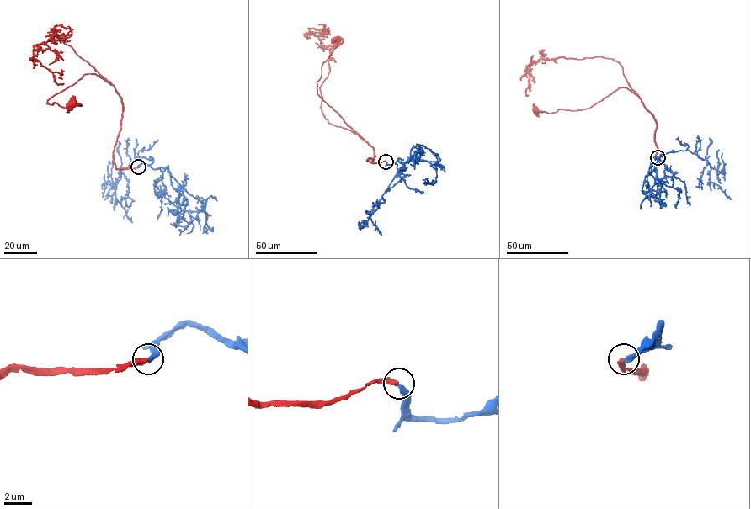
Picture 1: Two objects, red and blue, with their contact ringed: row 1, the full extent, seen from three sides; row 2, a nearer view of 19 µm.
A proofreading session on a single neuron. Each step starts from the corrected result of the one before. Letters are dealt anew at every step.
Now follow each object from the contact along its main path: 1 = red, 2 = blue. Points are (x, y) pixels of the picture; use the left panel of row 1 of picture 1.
1: (138, 167), (116, 168), (113, 161), (122, 103), (112, 84), (84, 74), (46, 103), (68, 106)
2: (138, 167), (141, 164), (151, 165), (153, 160), (137, 156), (121, 169), (116, 185), (115, 197), (132, 222)

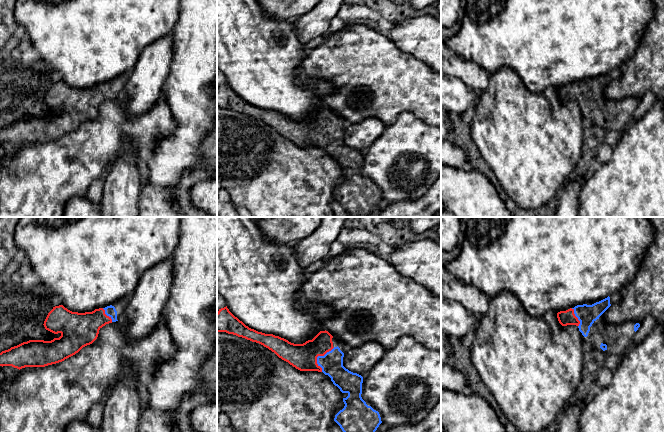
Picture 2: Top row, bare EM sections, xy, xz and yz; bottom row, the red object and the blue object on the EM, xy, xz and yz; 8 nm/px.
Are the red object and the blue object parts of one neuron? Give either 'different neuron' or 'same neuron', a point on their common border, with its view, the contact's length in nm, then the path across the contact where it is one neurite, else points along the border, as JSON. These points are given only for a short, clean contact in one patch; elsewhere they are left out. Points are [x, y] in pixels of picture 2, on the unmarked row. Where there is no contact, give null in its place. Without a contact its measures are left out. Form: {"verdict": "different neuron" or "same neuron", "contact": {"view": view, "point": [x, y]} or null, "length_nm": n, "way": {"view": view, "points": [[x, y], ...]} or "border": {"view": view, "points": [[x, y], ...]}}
{"verdict": "same neuron", "contact": {"view": "xz", "point": [318, 131]}, "length_nm": 220, "way": {"view": "xz", "points": [[303, 133], [318, 131], [326, 134], [331, 139]]}}

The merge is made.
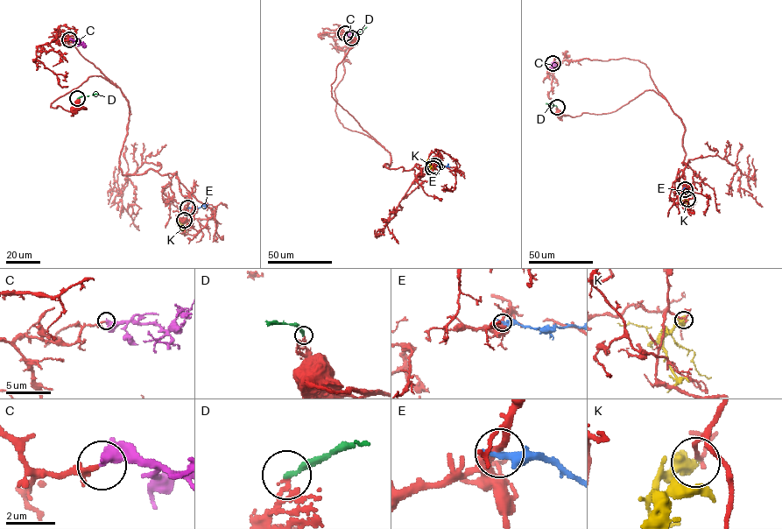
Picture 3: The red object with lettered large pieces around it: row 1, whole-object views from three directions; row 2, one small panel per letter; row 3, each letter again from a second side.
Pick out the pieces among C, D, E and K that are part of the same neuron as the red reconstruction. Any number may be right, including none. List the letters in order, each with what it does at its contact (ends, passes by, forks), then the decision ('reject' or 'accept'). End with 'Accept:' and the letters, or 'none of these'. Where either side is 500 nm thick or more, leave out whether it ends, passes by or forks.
C: it ends there; accept
D: it ends there; reject
E: it ends there; reject
K: reject
Accept: C

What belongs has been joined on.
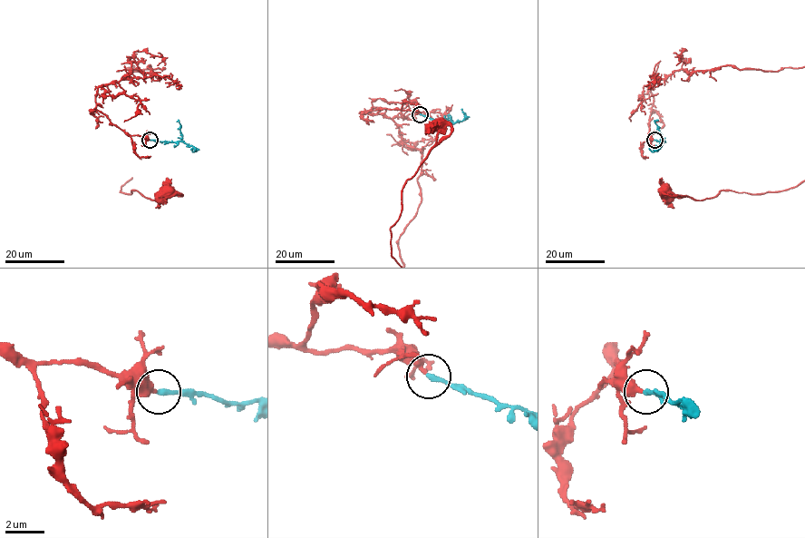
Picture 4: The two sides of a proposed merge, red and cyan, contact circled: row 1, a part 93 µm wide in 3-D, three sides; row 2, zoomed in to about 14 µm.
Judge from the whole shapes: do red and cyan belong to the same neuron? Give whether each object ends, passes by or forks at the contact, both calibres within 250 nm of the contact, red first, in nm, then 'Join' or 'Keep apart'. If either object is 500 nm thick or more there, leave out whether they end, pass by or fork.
At the ring red ends. At the ring cyan ends. Thickness 360 nm (red) against 260 nm. Join

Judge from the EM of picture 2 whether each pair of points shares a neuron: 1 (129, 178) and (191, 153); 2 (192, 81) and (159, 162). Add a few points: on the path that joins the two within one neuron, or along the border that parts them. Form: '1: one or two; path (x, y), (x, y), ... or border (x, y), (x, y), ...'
1: one; path (144, 188), (150, 188), (176, 162)
2: one; path (192, 101), (192, 127), (179, 142)

